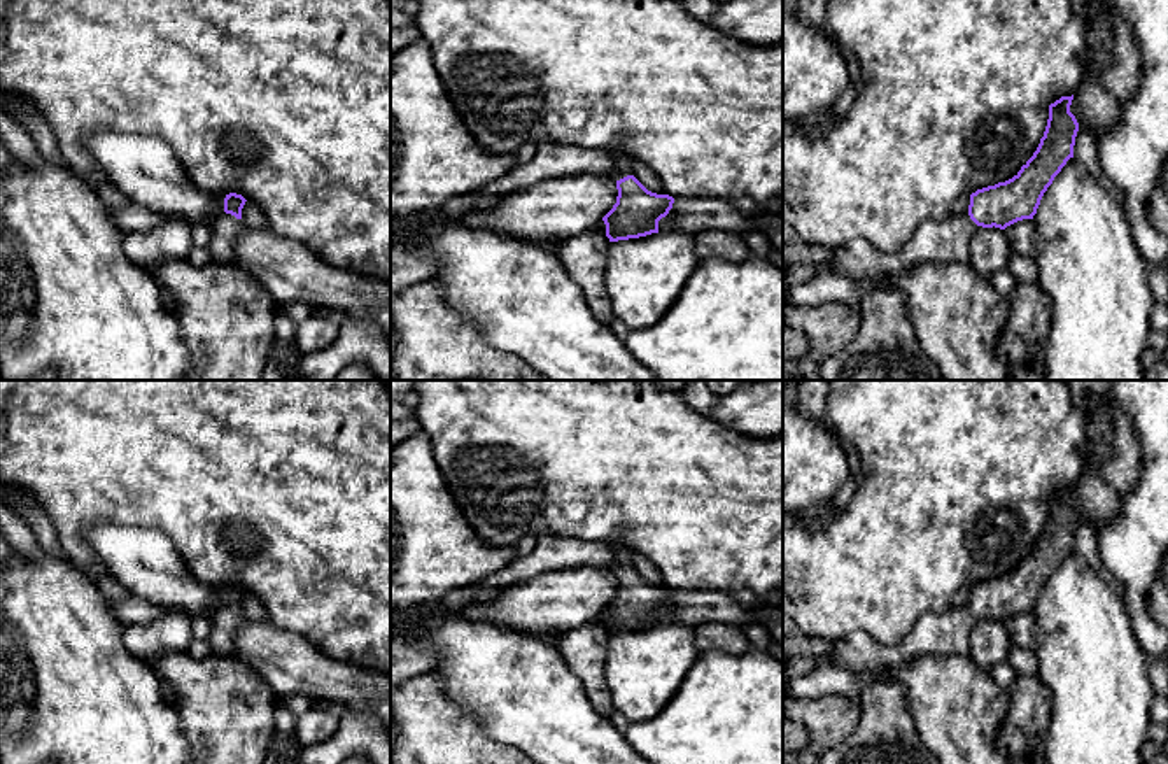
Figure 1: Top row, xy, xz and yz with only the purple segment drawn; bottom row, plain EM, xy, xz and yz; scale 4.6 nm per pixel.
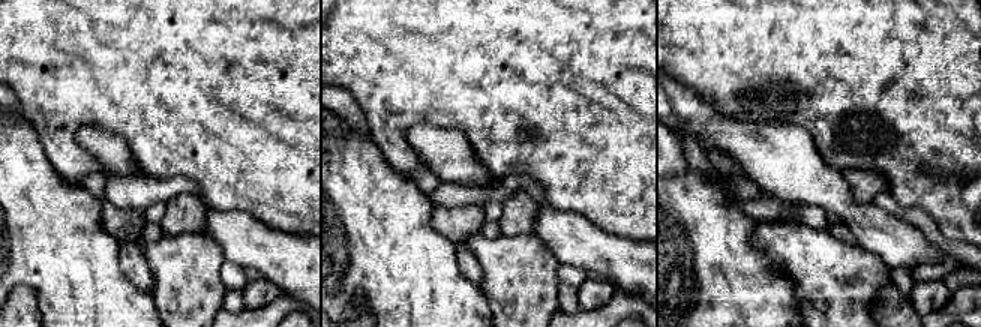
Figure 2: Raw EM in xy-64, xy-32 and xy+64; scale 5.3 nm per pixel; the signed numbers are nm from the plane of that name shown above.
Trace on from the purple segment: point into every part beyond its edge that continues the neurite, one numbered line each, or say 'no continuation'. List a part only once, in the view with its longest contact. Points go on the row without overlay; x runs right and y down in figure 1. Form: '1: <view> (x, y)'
1: xy (226, 621)

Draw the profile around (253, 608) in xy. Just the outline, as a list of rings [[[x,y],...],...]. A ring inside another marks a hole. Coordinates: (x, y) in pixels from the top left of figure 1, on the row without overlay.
[[[245,594],[242,601],[242,612],[249,622],[266,622],[268,620],[268,612],[259,601],[257,596],[254,594]]]

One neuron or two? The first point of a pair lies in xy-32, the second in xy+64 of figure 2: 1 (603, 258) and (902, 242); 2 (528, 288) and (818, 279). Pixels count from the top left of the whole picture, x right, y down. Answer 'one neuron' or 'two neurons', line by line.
1: one neuron
2: one neuron

